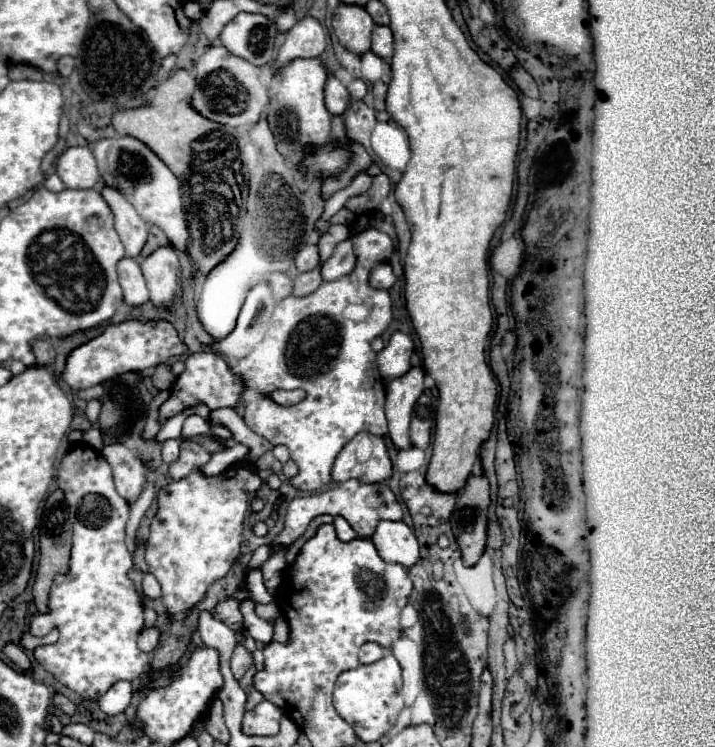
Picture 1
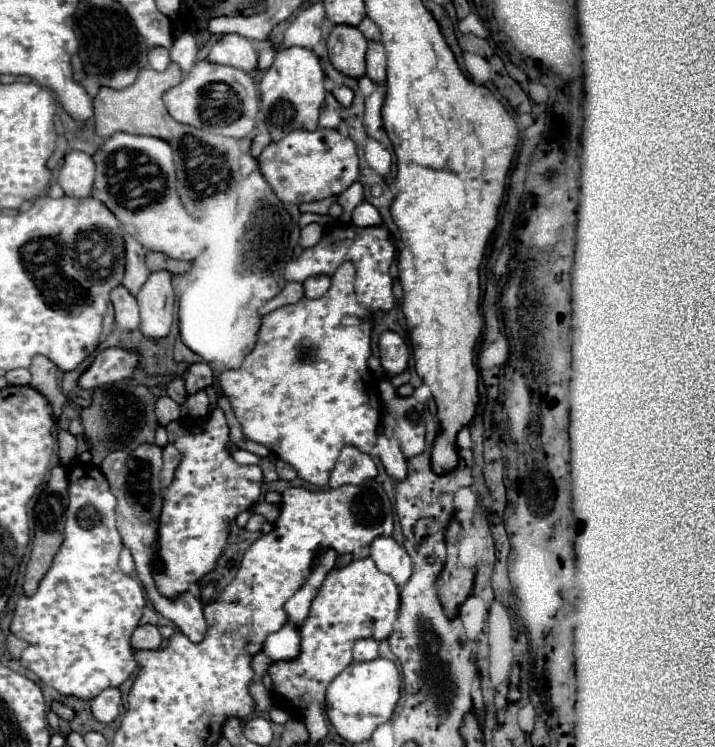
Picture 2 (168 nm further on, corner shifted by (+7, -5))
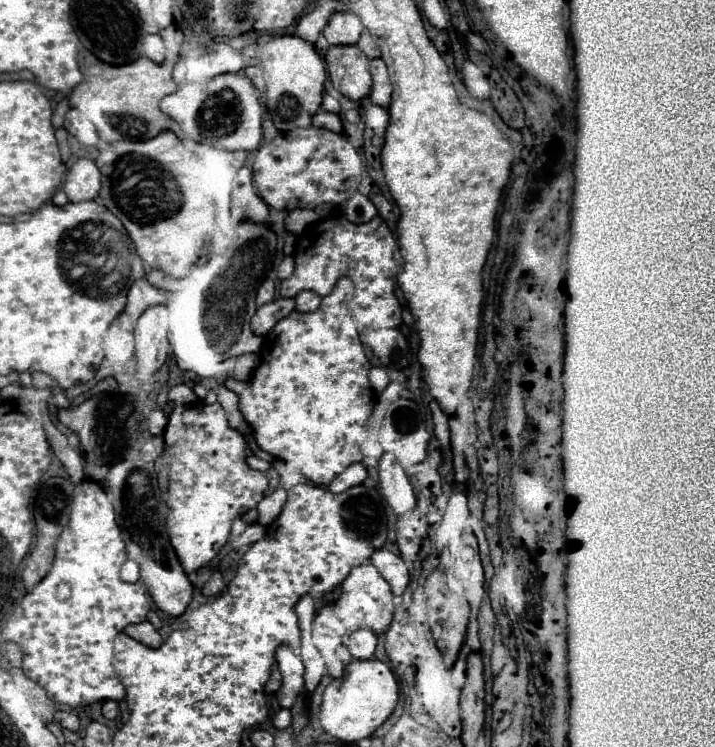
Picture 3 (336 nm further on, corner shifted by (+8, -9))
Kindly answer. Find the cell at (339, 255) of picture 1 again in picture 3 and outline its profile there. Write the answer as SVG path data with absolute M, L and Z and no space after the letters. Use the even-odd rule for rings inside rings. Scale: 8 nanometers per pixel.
M302 290L296 296L296 308L300 312L310 312L310 310L316 310L318 306L320 306L320 296L314 294L312 290Z

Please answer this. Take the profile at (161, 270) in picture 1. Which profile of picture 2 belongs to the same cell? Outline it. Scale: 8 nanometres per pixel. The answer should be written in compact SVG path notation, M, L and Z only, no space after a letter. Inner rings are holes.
M167 270L151 272L137 294L141 308L141 332L147 338L165 338L173 322L175 294L171 286L173 274Z

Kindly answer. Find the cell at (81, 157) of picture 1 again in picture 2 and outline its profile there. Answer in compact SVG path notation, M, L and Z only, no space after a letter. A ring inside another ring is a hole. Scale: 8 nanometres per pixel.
M69 152L65 156L65 162L59 170L57 182L63 188L65 196L71 198L85 198L91 194L93 188L93 174L95 174L95 164L93 158L85 152Z

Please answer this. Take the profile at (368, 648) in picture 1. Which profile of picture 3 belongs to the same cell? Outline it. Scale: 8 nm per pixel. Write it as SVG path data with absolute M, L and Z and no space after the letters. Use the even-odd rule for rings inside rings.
M356 630L352 636L350 636L350 642L348 642L348 650L352 654L352 658L356 660L368 660L374 656L374 650L376 650L376 634L372 630Z

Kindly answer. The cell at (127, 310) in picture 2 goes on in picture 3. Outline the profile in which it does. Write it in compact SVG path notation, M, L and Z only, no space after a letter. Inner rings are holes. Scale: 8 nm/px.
M126 312L110 324L104 338L104 356L110 364L128 362L134 356L134 328Z

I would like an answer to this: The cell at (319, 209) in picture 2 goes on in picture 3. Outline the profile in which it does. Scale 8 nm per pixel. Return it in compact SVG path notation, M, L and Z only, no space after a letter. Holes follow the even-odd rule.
M302 208L302 210L292 210L286 218L286 228L288 232L300 234L308 224L314 224L318 220L318 214L310 208Z

